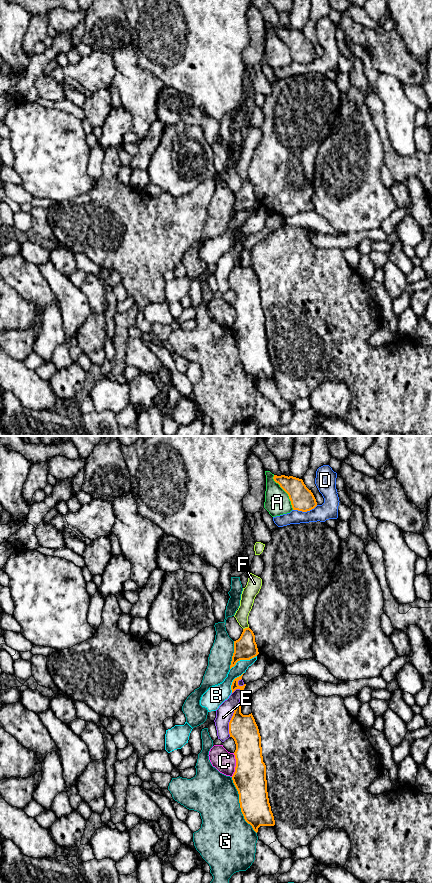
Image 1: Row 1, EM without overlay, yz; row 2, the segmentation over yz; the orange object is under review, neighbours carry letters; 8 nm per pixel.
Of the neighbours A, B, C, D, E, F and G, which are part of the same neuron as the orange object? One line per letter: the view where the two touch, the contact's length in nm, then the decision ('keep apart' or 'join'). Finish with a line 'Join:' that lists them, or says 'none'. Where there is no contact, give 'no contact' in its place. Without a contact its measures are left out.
A: yz | 320 nm | keep apart
B: yz | 240 nm | keep apart
C: yz | 190 nm | keep apart
D: yz | 200 nm | keep apart
E: yz | 300 nm | keep apart
F: yz | 50 nm | keep apart
G: yz | 500 nm | keep apart
Join: none

